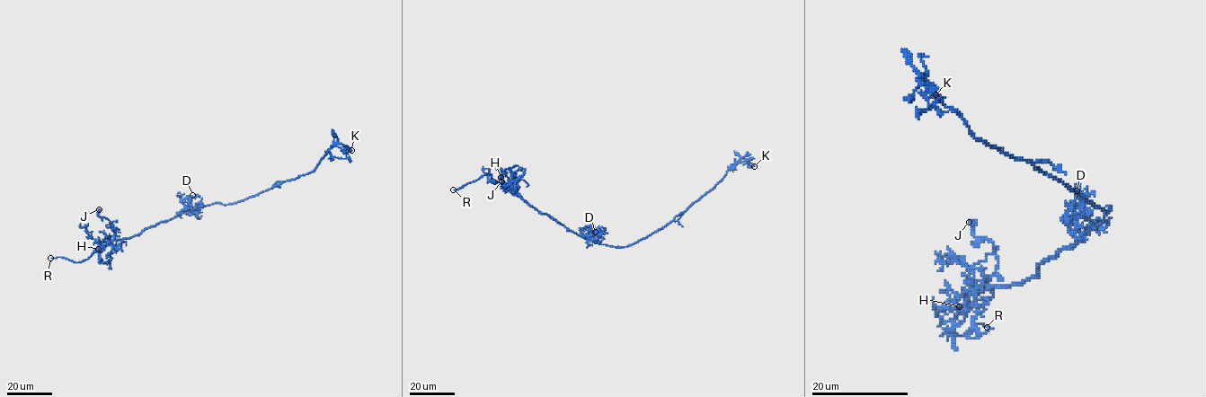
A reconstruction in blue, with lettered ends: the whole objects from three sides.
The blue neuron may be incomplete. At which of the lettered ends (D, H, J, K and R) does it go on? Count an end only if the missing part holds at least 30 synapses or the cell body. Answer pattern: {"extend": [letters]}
{"extend": ["R"]}

